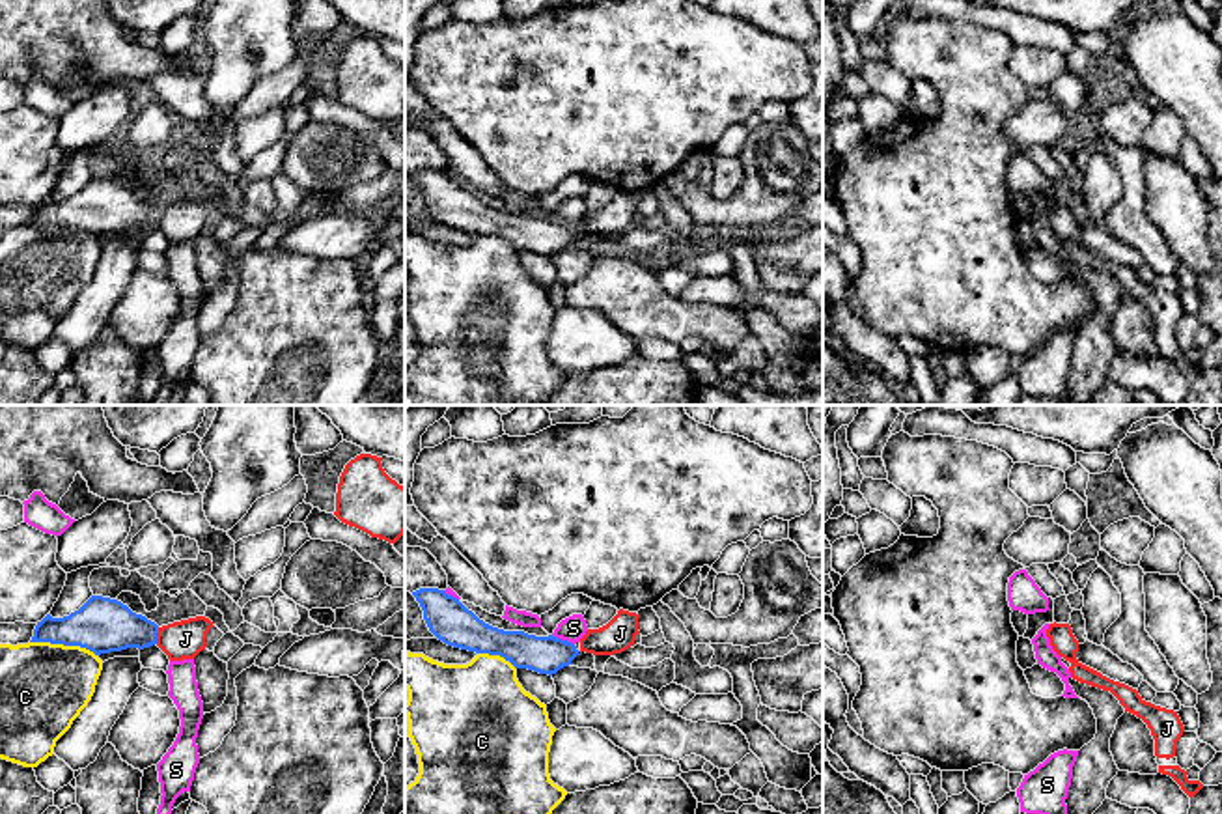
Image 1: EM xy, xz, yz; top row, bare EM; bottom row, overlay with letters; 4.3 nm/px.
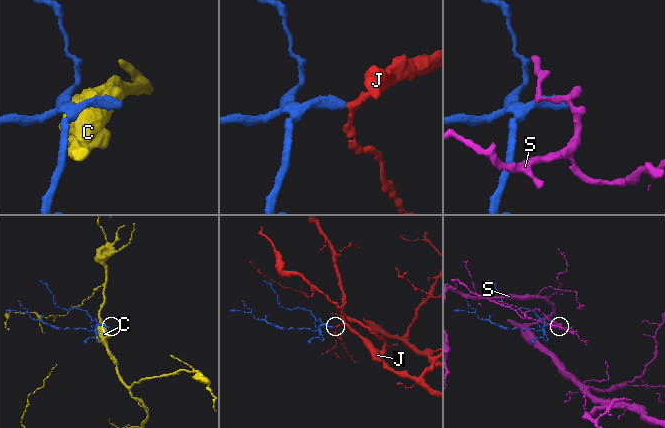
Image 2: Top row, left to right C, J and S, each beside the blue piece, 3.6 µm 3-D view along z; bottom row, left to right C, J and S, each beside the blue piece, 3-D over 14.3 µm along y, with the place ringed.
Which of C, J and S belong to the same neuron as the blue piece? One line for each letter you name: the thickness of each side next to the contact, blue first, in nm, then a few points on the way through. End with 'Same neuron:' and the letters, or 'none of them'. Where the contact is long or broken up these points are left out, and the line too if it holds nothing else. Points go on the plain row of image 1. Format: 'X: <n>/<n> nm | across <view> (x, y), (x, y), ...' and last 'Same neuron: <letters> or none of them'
J: 240/170 nm | across xy (101, 206), (157, 215), (170, 221), (185, 221)
Same neuron: J

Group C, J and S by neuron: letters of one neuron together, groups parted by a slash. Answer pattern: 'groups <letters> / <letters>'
groups C / J / S

